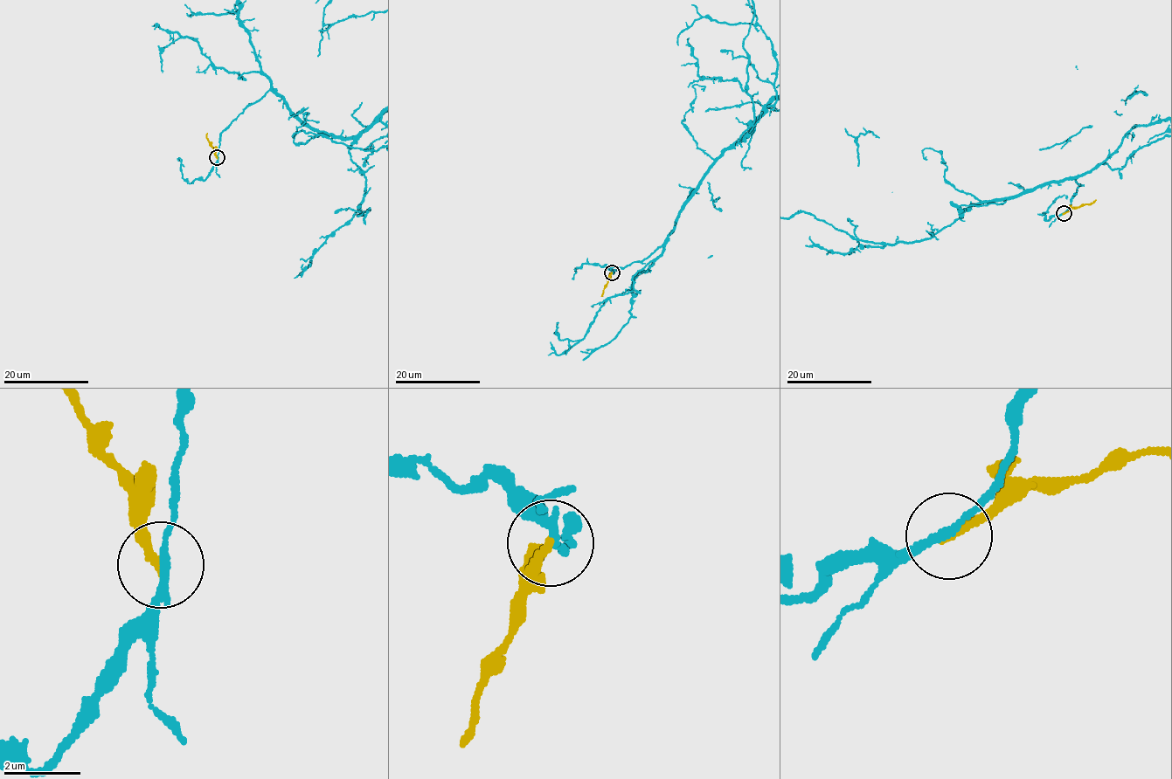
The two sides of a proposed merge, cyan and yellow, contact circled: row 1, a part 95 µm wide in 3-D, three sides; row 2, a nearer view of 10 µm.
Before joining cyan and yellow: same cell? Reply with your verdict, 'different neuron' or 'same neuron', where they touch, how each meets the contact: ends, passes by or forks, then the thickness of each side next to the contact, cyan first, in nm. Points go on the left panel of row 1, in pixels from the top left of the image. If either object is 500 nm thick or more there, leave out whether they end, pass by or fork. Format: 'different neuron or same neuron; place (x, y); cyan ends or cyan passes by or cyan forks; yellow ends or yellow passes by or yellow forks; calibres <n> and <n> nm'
different neuron; place (217, 157); cyan passes by; yellow ends; calibres 190 and 190 nm

